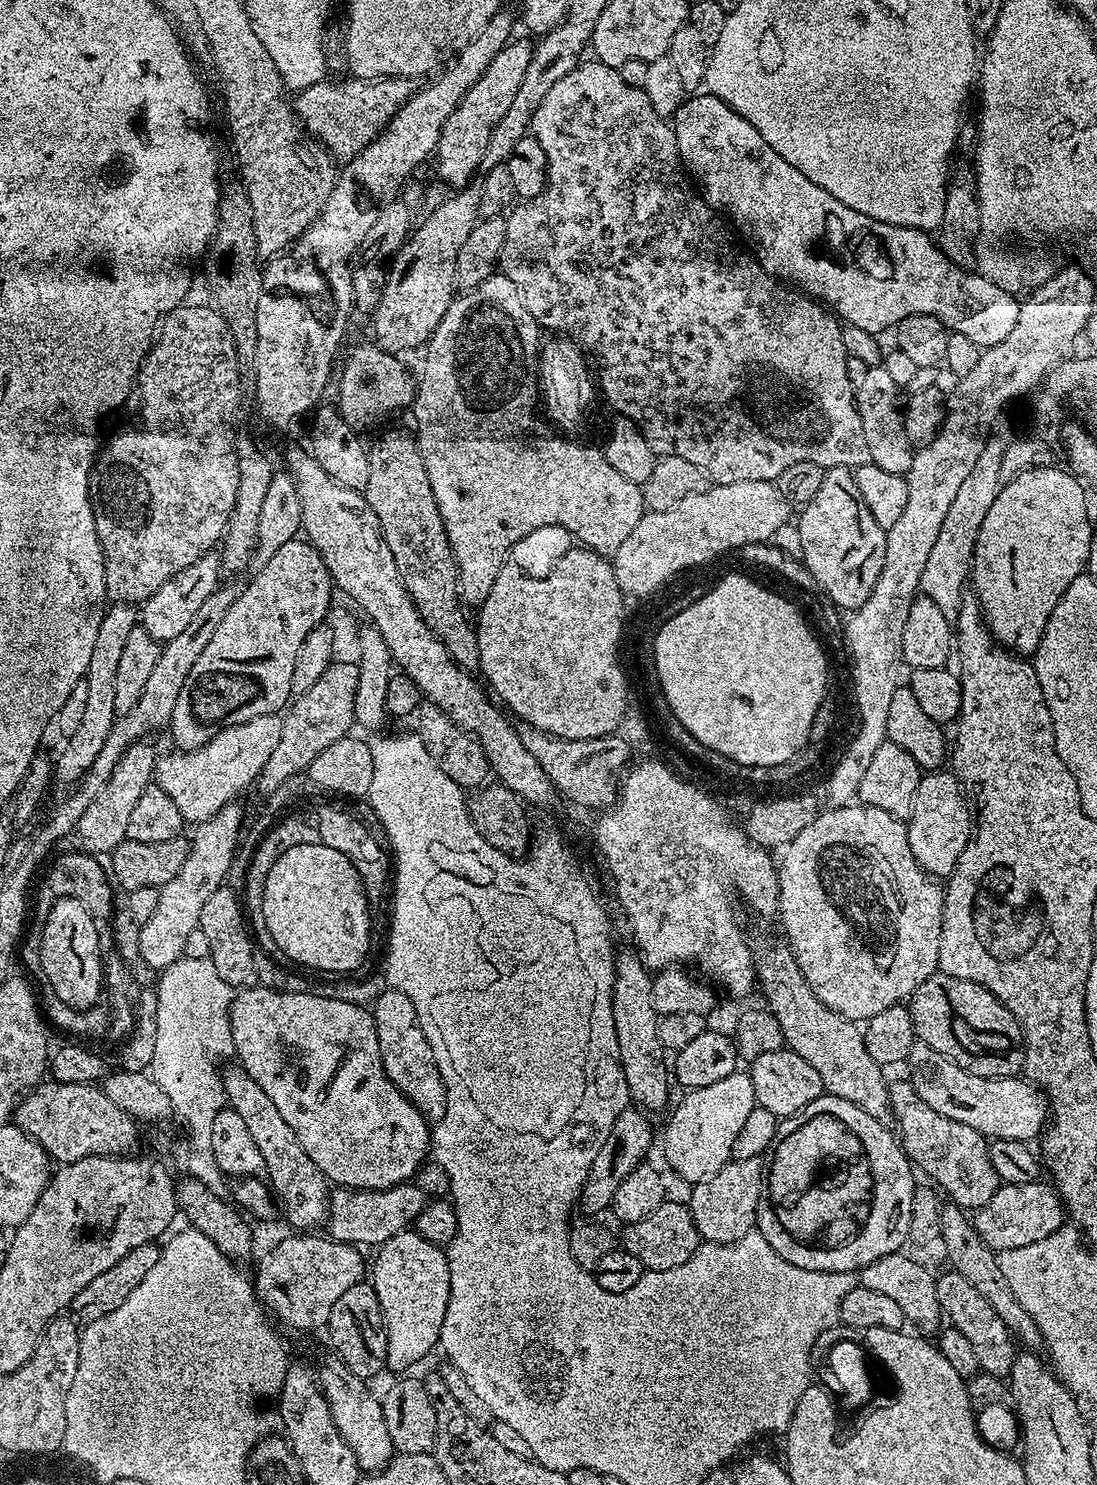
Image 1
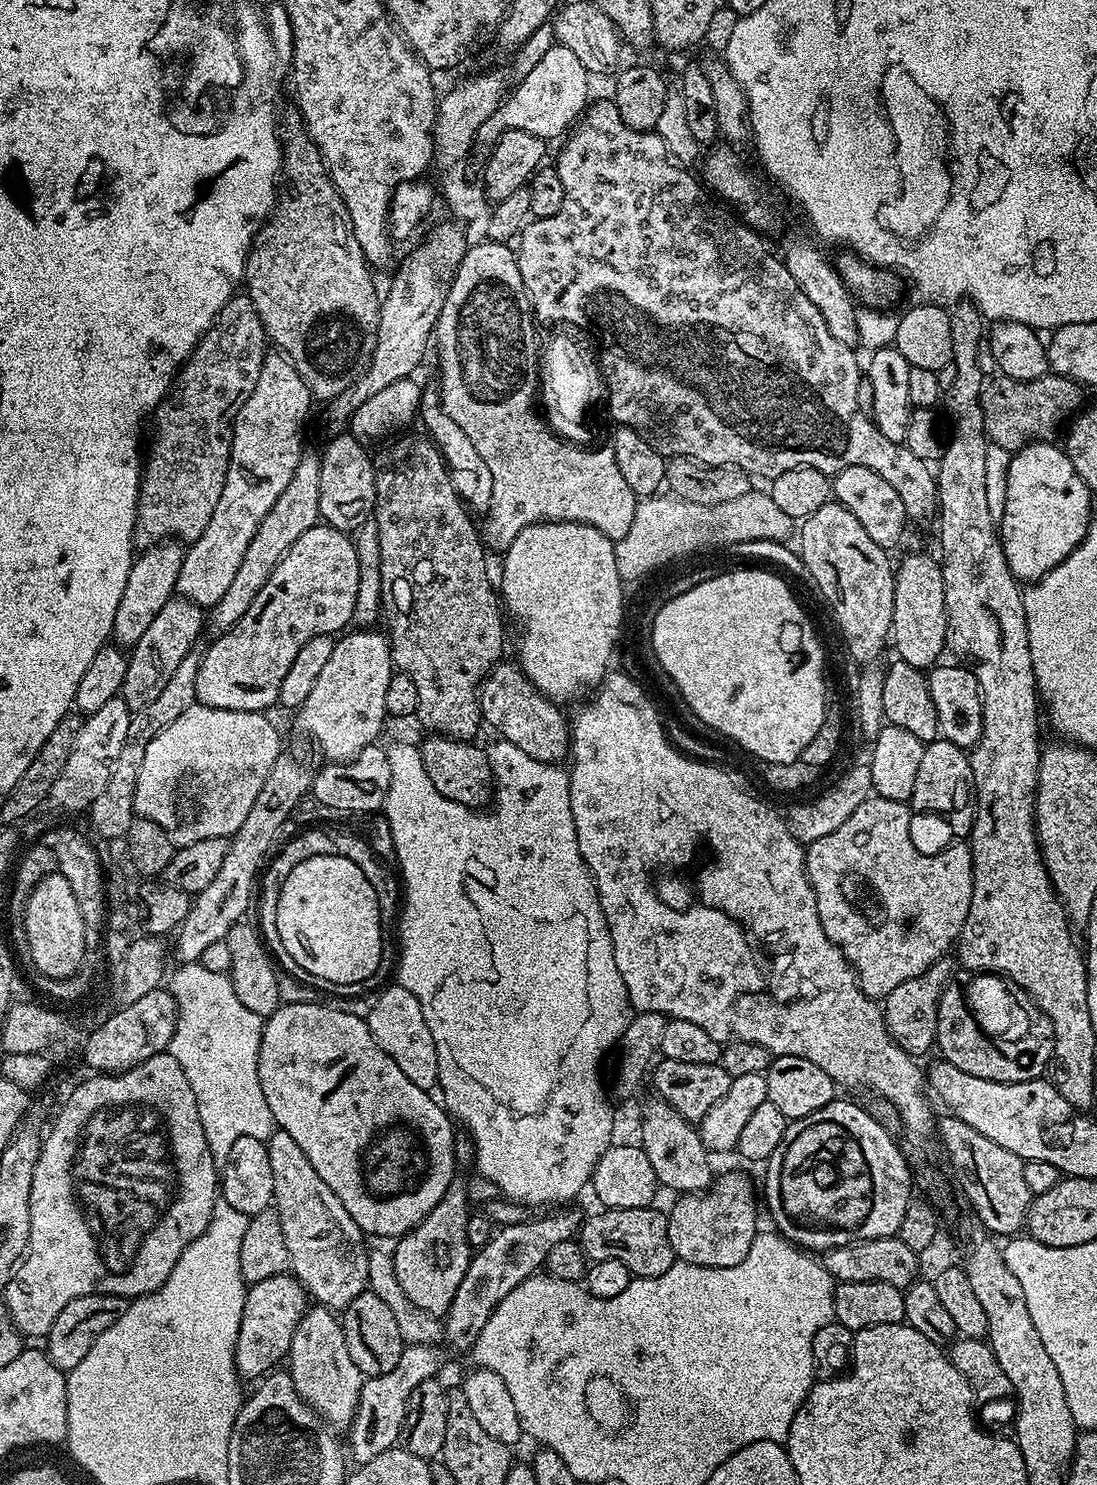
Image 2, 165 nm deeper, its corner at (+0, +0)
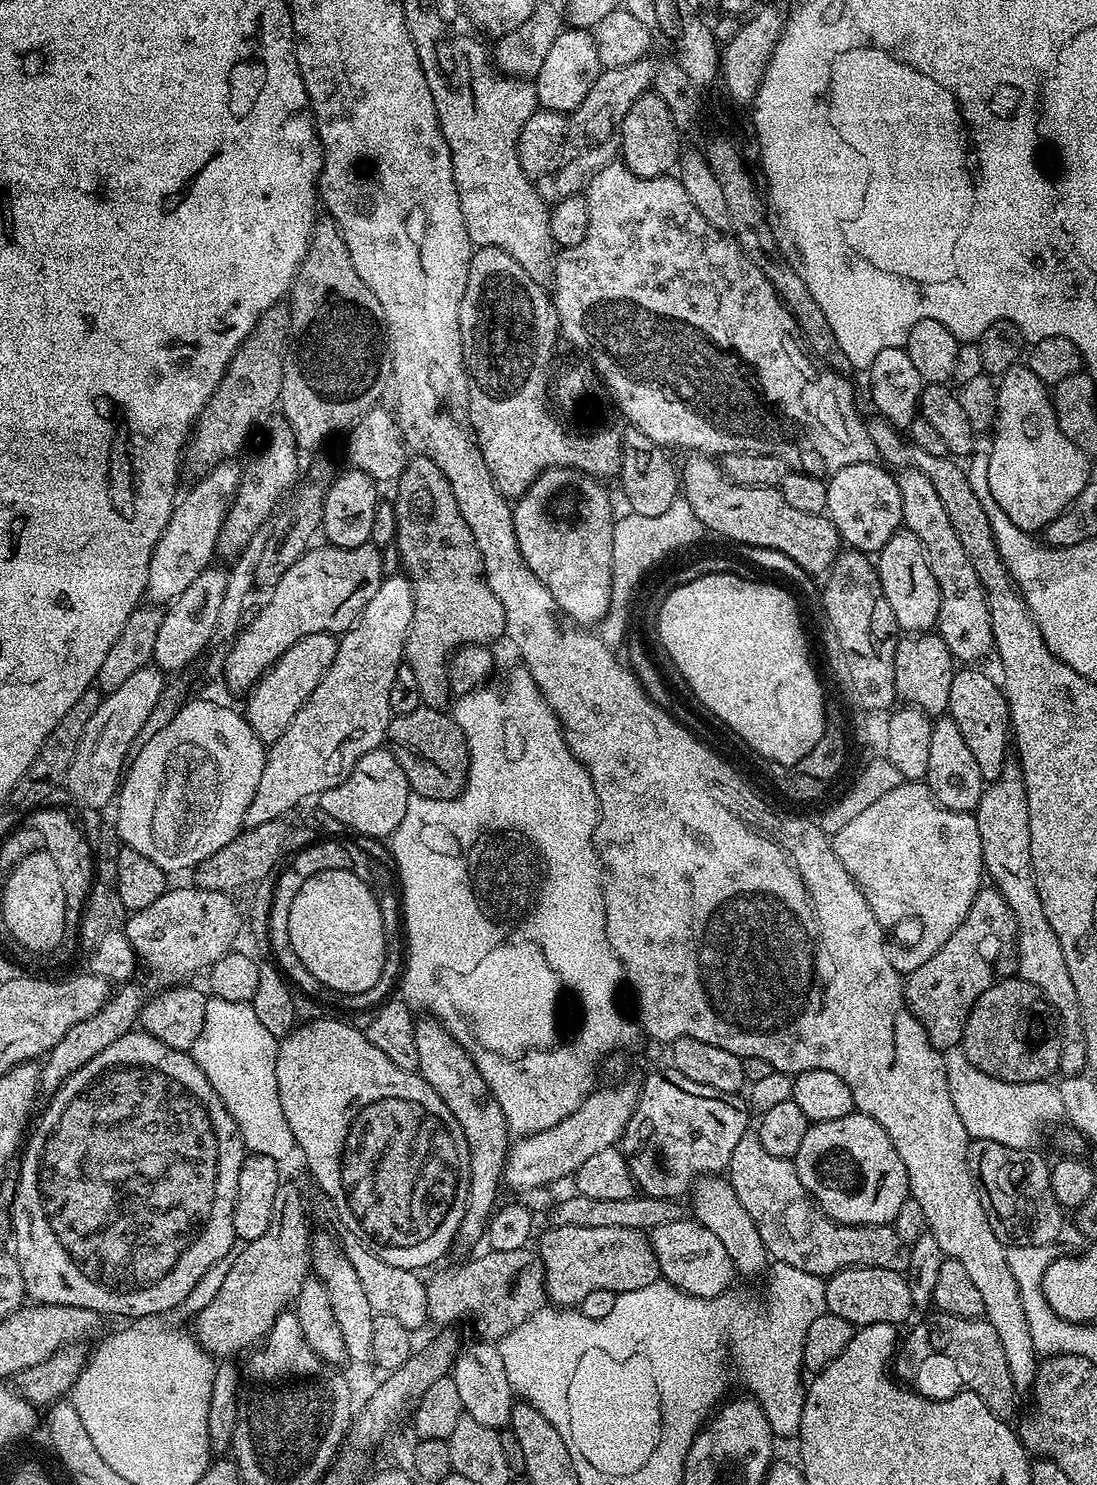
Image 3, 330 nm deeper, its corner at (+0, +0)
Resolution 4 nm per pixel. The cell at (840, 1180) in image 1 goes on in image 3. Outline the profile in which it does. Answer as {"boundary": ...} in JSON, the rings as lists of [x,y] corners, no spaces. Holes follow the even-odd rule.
{"boundary":[[[855,1110],[846,1118],[809,1123],[806,1136],[798,1145],[794,1163],[798,1182],[802,1182],[804,1191],[821,1212],[839,1224],[892,1224],[898,1210],[902,1210],[902,1202],[910,1198],[906,1166],[902,1166],[894,1142],[890,1142],[886,1130],[878,1126],[874,1118]]]}

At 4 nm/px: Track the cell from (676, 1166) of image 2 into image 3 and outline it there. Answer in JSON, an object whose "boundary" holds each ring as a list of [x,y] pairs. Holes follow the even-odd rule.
{"boundary":[[[701,1178],[693,1183],[690,1189],[692,1200],[691,1215],[699,1221],[710,1234],[714,1234],[726,1246],[726,1254],[730,1254],[730,1262],[737,1273],[743,1276],[756,1276],[769,1267],[770,1257],[762,1238],[758,1238],[758,1226],[746,1214],[742,1202],[738,1202],[738,1194],[734,1194],[732,1185],[724,1178]]]}

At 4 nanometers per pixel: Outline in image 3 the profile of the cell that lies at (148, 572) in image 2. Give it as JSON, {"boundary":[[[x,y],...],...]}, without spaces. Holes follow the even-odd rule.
{"boundary":[[[224,460],[218,466],[214,466],[208,472],[199,477],[200,480],[188,493],[179,497],[178,503],[172,509],[172,517],[162,530],[162,538],[154,546],[154,554],[150,558],[150,574],[146,578],[146,596],[153,605],[164,606],[202,570],[206,570],[217,559],[218,538],[220,531],[224,529],[226,516],[236,498],[236,487],[240,484],[241,465],[236,465],[232,460]]]}

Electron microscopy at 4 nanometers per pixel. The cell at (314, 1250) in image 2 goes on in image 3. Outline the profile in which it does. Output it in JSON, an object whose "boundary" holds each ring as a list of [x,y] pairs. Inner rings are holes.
{"boundary":[[[317,1235],[312,1241],[311,1271],[326,1286],[330,1294],[330,1306],[334,1309],[334,1318],[338,1321],[338,1330],[342,1333],[342,1342],[346,1342],[346,1354],[351,1363],[368,1364],[372,1359],[370,1341],[374,1330],[374,1313],[370,1301],[362,1291],[362,1282],[354,1271],[350,1258],[346,1258],[344,1249],[335,1239]]]}

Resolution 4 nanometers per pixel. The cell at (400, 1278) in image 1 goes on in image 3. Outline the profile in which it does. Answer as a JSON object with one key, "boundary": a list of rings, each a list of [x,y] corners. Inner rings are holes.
{"boundary":[[[435,1018],[417,1019],[414,1042],[418,1045],[418,1071],[423,1080],[446,1102],[450,1114],[458,1118],[466,1146],[470,1154],[472,1184],[468,1187],[468,1201],[464,1211],[464,1221],[456,1231],[455,1247],[468,1248],[475,1240],[483,1241],[486,1225],[497,1205],[496,1191],[502,1188],[504,1164],[508,1160],[510,1133],[498,1102],[486,1086],[478,1066],[470,1058],[468,1051],[447,1032]]]}

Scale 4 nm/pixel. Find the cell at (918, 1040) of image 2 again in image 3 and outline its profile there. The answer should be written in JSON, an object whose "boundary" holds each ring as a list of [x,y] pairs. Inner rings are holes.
{"boundary":[[[984,886],[974,898],[966,918],[962,918],[958,930],[954,930],[954,934],[950,934],[950,938],[946,938],[946,942],[942,942],[942,946],[938,946],[938,950],[934,950],[934,954],[930,954],[930,958],[926,958],[926,962],[918,966],[918,970],[907,973],[904,981],[904,1001],[908,1003],[908,1009],[912,1011],[914,1018],[918,1018],[918,1022],[926,1030],[935,1048],[947,1050],[957,1047],[963,1041],[966,1022],[970,1018],[974,1002],[978,1002],[978,998],[997,979],[996,967],[1013,959],[1015,942],[1014,914],[995,887]]]}

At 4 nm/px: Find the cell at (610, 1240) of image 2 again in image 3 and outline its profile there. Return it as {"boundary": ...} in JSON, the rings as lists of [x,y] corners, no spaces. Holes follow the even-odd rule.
{"boundary":[[[558,1226],[557,1228],[549,1227],[547,1231],[548,1233],[540,1240],[538,1255],[544,1267],[544,1290],[547,1299],[551,1301],[553,1305],[562,1308],[572,1308],[573,1306],[580,1305],[582,1298],[586,1298],[586,1294],[590,1294],[590,1290],[610,1290],[617,1294],[622,1292],[633,1292],[634,1290],[651,1288],[661,1279],[658,1258],[652,1250],[652,1241],[643,1231],[641,1231],[641,1229],[627,1228],[626,1226]]]}

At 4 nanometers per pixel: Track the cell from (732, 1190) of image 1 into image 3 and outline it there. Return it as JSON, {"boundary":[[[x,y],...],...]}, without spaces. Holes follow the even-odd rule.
{"boundary":[[[682,1218],[678,1222],[666,1222],[662,1226],[651,1229],[652,1250],[658,1258],[661,1277],[671,1287],[681,1288],[691,1296],[721,1296],[733,1287],[732,1279],[737,1279],[736,1267],[730,1262],[730,1254],[726,1254],[726,1246],[706,1226],[702,1226],[695,1218]]]}

